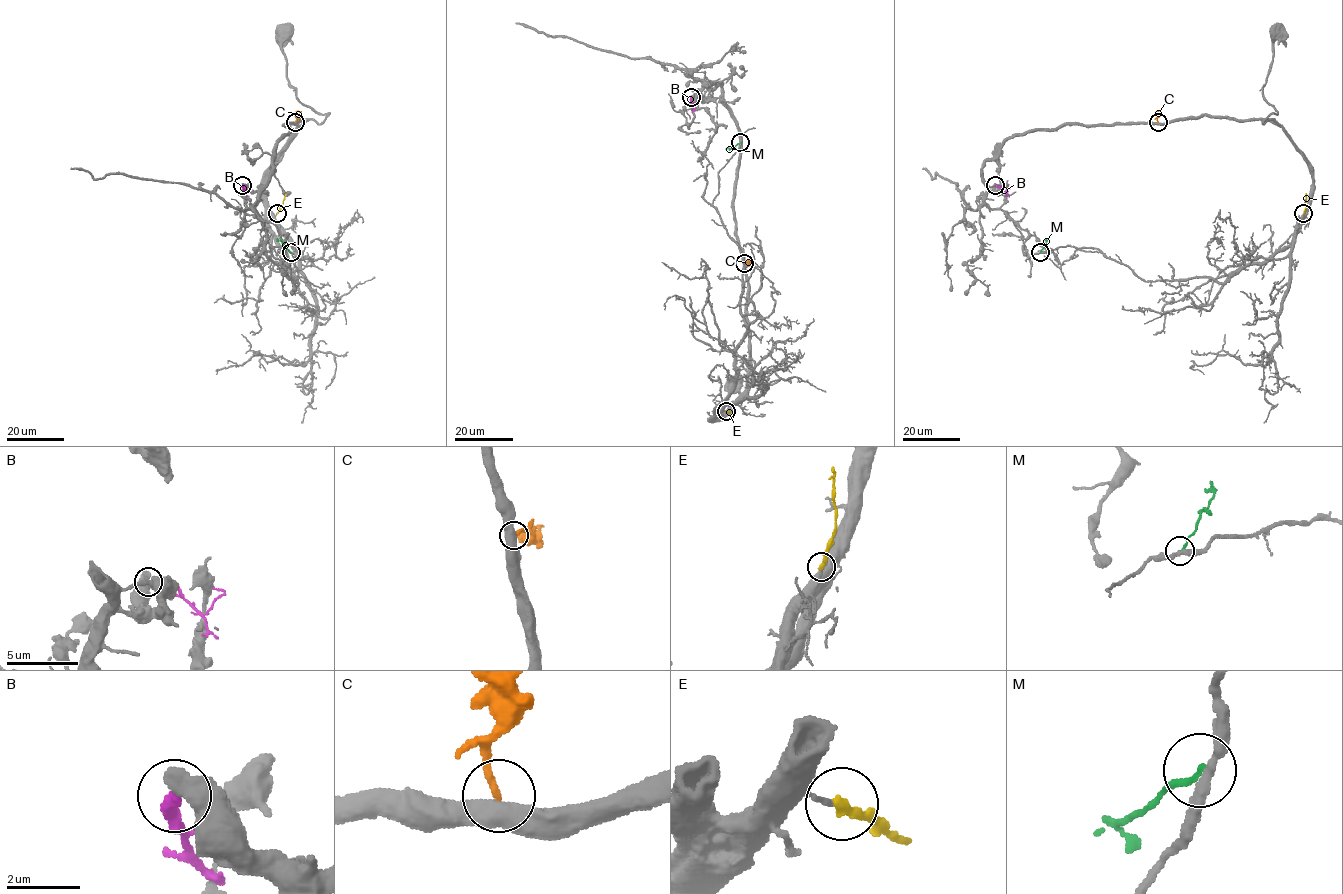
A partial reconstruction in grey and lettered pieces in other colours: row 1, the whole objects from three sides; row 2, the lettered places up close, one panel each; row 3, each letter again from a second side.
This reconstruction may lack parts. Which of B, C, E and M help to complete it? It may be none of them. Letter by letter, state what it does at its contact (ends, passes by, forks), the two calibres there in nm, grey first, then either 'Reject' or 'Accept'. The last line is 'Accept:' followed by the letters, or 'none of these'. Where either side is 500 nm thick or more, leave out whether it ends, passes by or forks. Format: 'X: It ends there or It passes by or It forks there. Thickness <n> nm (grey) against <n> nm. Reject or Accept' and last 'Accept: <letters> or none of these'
B: Thickness 600 nm (grey) against 320 nm. Reject
C: Thickness 500 nm (grey) against 240 nm. Reject
E: It ends there. Thickness 100 nm (grey) against 280 nm. Reject
M: It ends there. Thickness 280 nm (grey) against 150 nm. Reject
Accept: none of these

